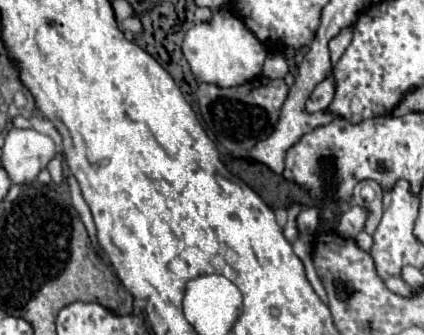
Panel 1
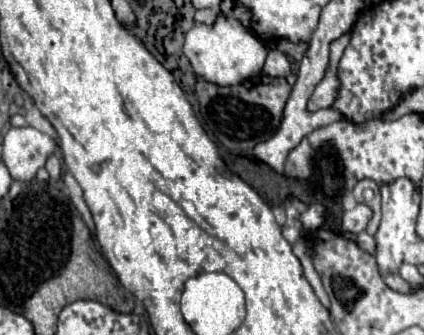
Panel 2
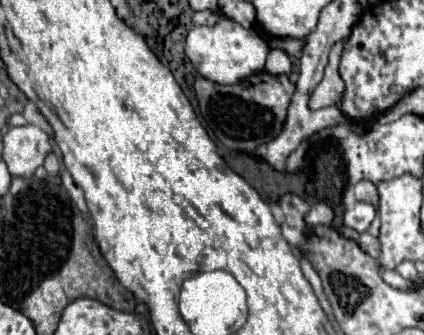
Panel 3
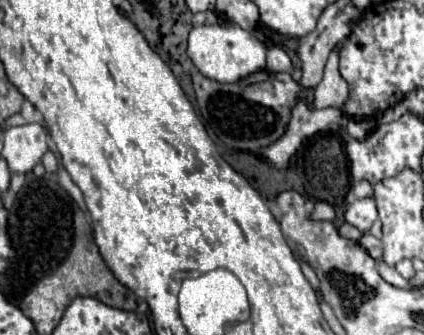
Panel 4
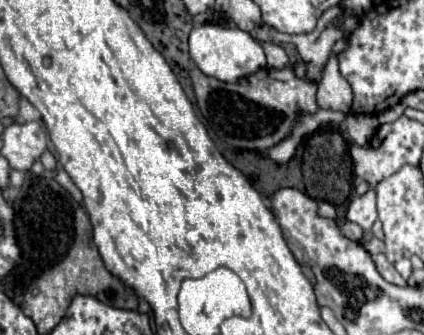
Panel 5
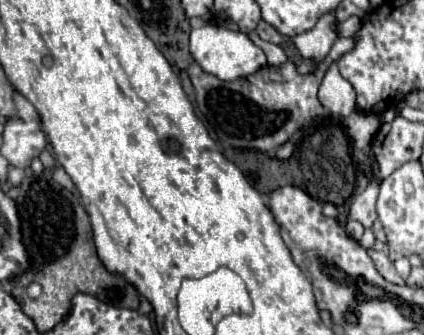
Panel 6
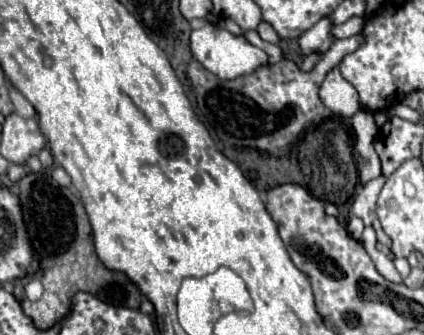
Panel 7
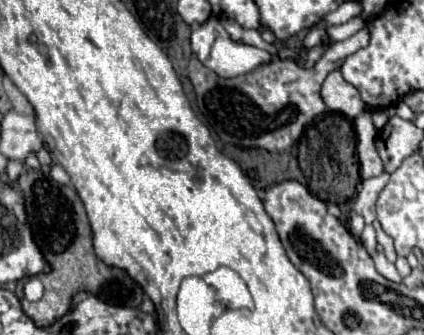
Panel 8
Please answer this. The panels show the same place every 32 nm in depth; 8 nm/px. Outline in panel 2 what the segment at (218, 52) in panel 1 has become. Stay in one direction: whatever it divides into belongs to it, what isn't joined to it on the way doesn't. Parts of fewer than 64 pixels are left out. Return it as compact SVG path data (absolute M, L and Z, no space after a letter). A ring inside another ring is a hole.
M218 14L212 26L194 24L194 28L186 34L182 50L198 78L220 86L236 86L258 74L258 58L262 62L270 49L266 42L260 40L250 28L244 28L234 16Z

